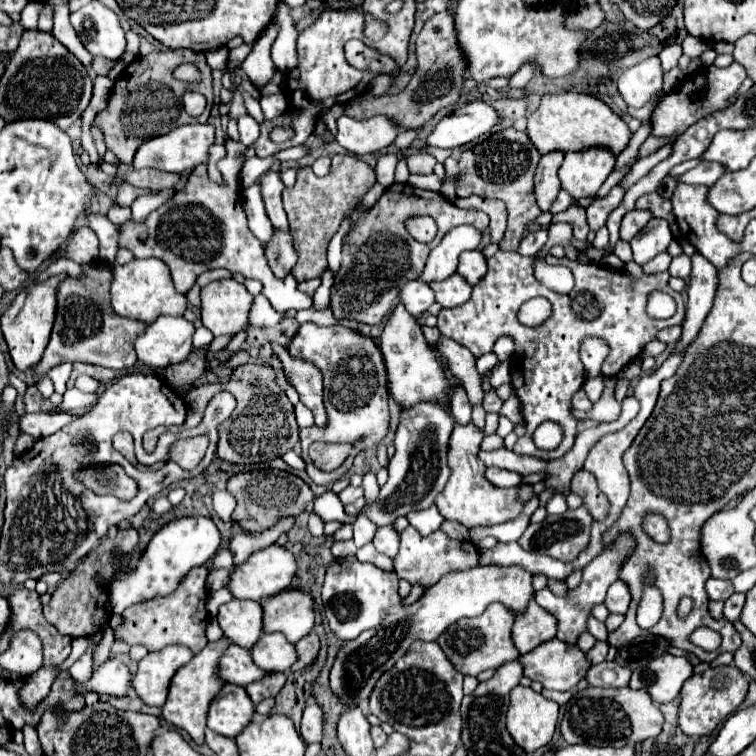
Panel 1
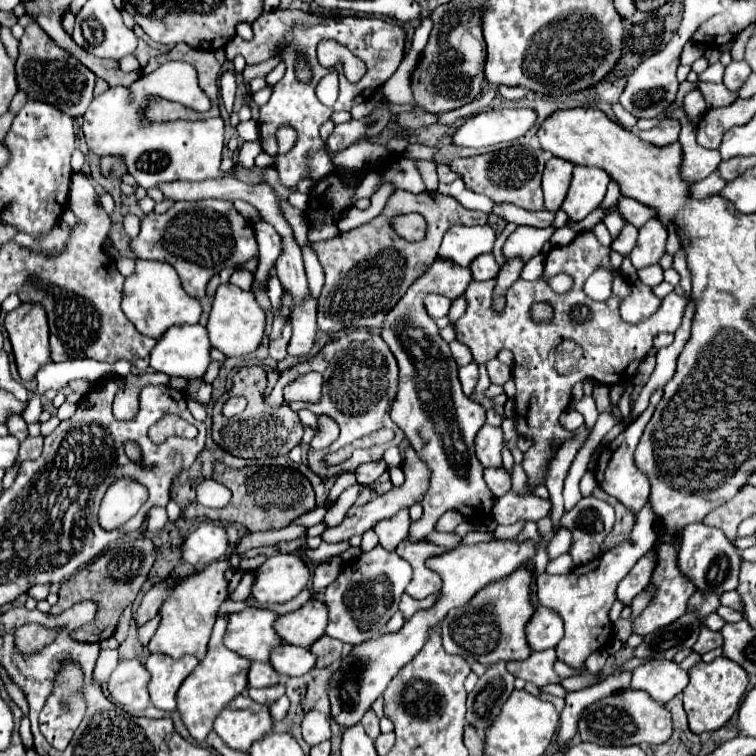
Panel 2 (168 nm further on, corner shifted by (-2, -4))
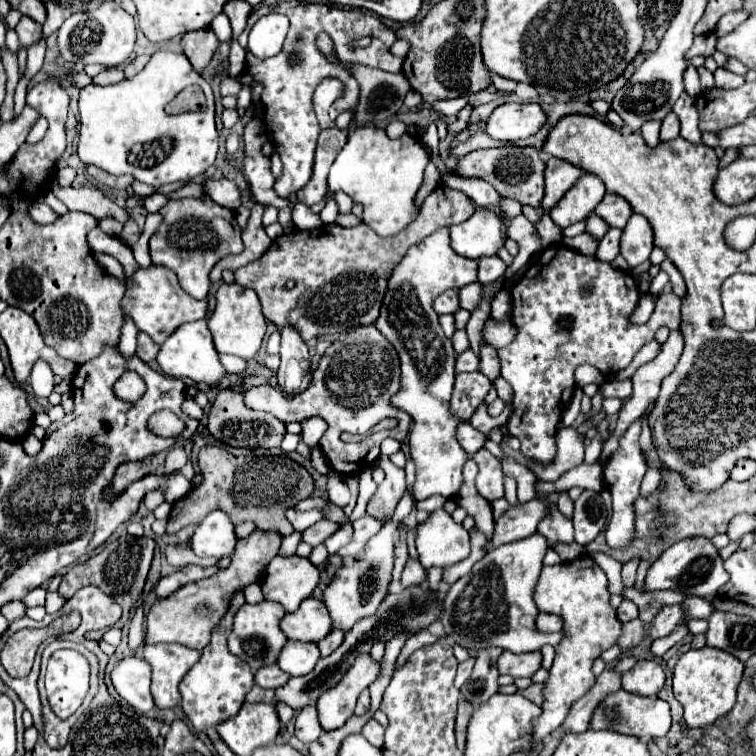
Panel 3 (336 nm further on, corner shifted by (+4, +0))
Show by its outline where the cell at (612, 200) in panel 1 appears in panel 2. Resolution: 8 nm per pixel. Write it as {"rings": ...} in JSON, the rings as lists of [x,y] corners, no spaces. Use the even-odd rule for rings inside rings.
{"rings":[[[583,230],[571,244],[561,246],[561,248],[555,246],[547,254],[545,274],[547,276],[553,276],[559,272],[571,274],[575,280],[575,286],[571,292],[555,294],[543,280],[537,280],[537,282],[517,280],[505,294],[505,310],[501,314],[493,310],[493,292],[497,284],[495,278],[487,282],[471,282],[465,292],[467,310],[457,322],[453,322],[457,340],[471,350],[473,360],[477,364],[483,364],[495,358],[501,348],[509,348],[513,352],[515,356],[513,378],[515,378],[516,386],[514,404],[515,420],[517,420],[515,426],[519,434],[531,436],[535,440],[535,444],[523,454],[523,464],[521,464],[527,474],[527,492],[519,494],[515,490],[509,490],[509,494],[505,496],[505,502],[501,502],[501,498],[495,500],[493,516],[499,524],[513,524],[517,520],[537,522],[539,518],[549,514],[549,508],[551,508],[549,502],[531,506],[531,502],[537,502],[537,500],[541,502],[541,498],[537,498],[533,490],[545,482],[549,462],[553,460],[557,450],[567,440],[573,438],[573,432],[563,430],[559,424],[559,416],[569,408],[573,386],[585,378],[595,378],[595,382],[611,384],[611,386],[629,382],[635,376],[639,362],[647,356],[649,348],[653,346],[653,338],[659,332],[675,332],[681,324],[687,298],[675,292],[671,292],[669,296],[661,300],[661,306],[653,316],[637,324],[629,324],[619,316],[621,298],[617,294],[611,294],[611,298],[605,302],[591,300],[583,292],[583,284],[591,276],[591,272],[597,266],[605,266],[605,262],[607,262],[607,248],[603,248],[597,242],[593,230]],[[535,302],[549,302],[555,308],[551,322],[547,324],[531,322],[529,308]],[[565,340],[575,342],[583,352],[567,352],[559,356],[557,346]]]}

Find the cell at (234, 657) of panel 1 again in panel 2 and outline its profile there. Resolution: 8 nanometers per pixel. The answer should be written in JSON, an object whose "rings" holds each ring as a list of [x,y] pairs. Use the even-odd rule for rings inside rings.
{"rings":[[[251,662],[247,680],[251,688],[267,688],[267,686],[275,686],[281,680],[281,676],[265,662]]]}

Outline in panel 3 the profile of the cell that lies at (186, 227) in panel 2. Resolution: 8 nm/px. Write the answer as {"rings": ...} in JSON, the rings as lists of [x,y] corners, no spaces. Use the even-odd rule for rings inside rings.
{"rings":[[[205,196],[205,200],[195,198],[183,198],[183,200],[171,200],[167,206],[161,208],[163,224],[159,230],[151,236],[151,260],[157,266],[167,266],[173,270],[179,278],[181,288],[197,298],[207,298],[207,292],[211,288],[209,272],[211,268],[229,254],[239,254],[243,250],[241,242],[241,228],[235,220],[235,212],[215,204],[211,198]]]}

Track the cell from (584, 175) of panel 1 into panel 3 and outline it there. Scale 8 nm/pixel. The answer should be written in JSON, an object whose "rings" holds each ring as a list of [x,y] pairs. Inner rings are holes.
{"rings":[[[583,174],[577,184],[557,202],[551,210],[551,220],[559,228],[567,228],[575,222],[585,220],[605,196],[603,182],[593,174]]]}

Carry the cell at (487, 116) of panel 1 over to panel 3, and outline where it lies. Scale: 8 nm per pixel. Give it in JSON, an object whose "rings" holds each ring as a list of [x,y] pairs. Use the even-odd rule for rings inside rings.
{"rings":[[[509,102],[493,110],[485,132],[495,140],[519,140],[537,134],[547,122],[545,112],[535,102]]]}

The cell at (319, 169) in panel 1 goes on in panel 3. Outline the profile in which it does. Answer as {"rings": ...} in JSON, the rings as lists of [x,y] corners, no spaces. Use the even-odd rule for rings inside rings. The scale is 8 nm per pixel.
{"rings":[[[285,326],[281,330],[281,366],[277,372],[277,384],[287,396],[301,394],[313,374],[309,372],[309,352],[297,330]]]}

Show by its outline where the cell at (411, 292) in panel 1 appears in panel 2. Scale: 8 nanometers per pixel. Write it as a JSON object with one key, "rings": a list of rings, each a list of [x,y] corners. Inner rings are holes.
{"rings":[[[427,294],[423,304],[425,304],[425,310],[431,318],[441,318],[441,316],[447,316],[451,300],[445,296],[439,296],[439,294]]]}

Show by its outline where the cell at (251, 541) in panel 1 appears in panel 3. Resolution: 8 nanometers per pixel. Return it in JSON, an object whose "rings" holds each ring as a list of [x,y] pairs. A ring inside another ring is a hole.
{"rings":[[[237,592],[233,596],[233,600],[231,600],[231,608],[229,608],[227,616],[213,630],[211,642],[203,650],[201,660],[189,670],[189,674],[179,684],[179,690],[181,690],[181,696],[183,696],[181,708],[187,714],[187,718],[191,720],[191,724],[195,726],[197,732],[203,732],[203,730],[207,730],[211,726],[217,726],[217,724],[233,718],[241,710],[241,706],[245,702],[245,696],[253,686],[251,668],[245,662],[241,662],[241,658],[231,654],[229,648],[227,648],[227,636],[229,636],[229,630],[233,626],[233,618],[235,618],[237,610],[243,604],[245,604],[245,598],[243,598],[241,592]]]}

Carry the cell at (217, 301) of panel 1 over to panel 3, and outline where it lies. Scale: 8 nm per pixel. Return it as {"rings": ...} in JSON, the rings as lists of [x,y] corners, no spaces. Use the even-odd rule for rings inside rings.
{"rings":[[[223,282],[215,296],[217,296],[217,306],[215,306],[215,312],[207,324],[213,334],[217,352],[251,360],[259,352],[263,336],[265,336],[265,328],[267,328],[265,316],[261,312],[261,302],[259,302],[255,290],[243,288],[237,282],[233,282],[233,284]]]}

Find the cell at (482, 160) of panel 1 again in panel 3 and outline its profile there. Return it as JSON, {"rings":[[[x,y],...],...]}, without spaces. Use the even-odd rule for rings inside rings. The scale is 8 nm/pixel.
{"rings":[[[503,146],[503,148],[475,150],[475,152],[471,152],[459,160],[457,170],[461,176],[477,176],[477,178],[487,180],[501,194],[501,198],[515,198],[521,204],[529,204],[535,208],[541,206],[545,162],[539,158],[539,152],[535,148]]]}

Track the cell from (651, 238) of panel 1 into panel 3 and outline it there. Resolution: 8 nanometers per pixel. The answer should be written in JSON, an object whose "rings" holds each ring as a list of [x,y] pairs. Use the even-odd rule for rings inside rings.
{"rings":[[[633,214],[621,234],[621,256],[627,260],[631,268],[635,268],[645,260],[649,260],[651,250],[653,250],[653,230],[643,216]]]}

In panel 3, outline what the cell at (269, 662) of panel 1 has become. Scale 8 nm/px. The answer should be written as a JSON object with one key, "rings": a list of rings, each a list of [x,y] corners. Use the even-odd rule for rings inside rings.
{"rings":[[[287,640],[277,664],[281,666],[281,670],[285,670],[291,676],[303,676],[313,670],[313,666],[317,664],[319,658],[321,658],[321,654],[315,644]]]}

